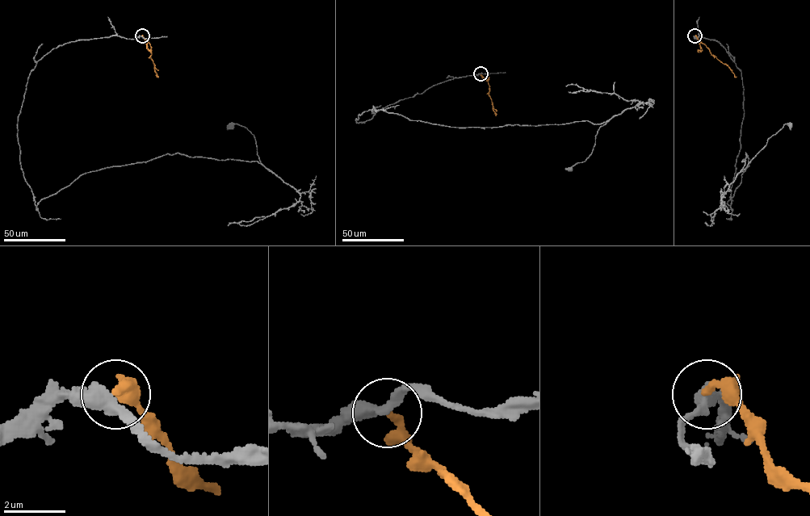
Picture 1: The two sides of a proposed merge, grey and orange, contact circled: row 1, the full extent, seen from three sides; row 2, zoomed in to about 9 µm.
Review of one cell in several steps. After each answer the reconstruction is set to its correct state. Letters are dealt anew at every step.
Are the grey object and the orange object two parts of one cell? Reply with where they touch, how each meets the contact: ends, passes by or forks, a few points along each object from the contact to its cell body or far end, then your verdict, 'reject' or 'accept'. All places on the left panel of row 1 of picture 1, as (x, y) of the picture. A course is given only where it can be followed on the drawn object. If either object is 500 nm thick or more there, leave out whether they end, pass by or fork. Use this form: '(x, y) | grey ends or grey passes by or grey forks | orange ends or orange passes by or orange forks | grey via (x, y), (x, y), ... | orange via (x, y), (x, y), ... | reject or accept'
(142, 35) | grey passes by | orange ends | grey via (141, 35), (36, 62), (17, 124), (35, 204), (166, 154), (270, 171), (231, 125) | orange via (142, 35), (151, 47), (150, 56), (157, 77) | reject

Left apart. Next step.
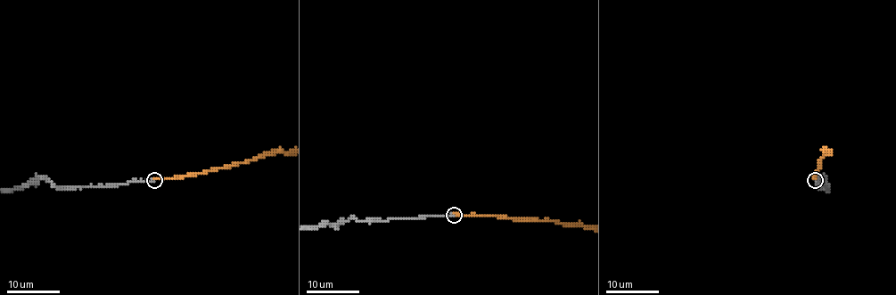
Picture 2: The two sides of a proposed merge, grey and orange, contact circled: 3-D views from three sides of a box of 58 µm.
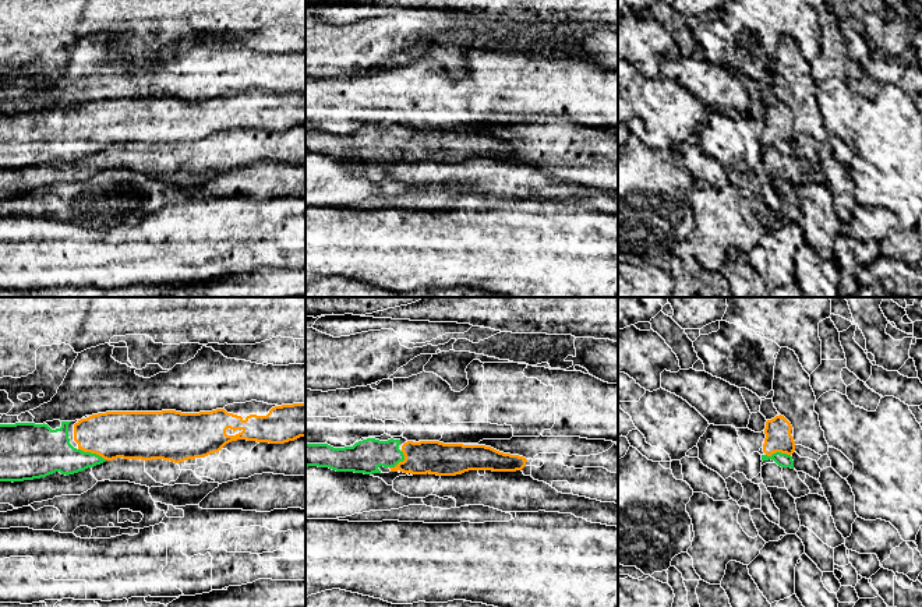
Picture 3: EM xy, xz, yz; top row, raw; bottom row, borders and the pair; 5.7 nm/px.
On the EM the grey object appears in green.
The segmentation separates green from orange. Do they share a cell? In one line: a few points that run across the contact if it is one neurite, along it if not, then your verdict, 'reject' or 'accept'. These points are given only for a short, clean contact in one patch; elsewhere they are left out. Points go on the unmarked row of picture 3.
line xy (49, 138), (55, 141), (92, 141), (113, 122); accept

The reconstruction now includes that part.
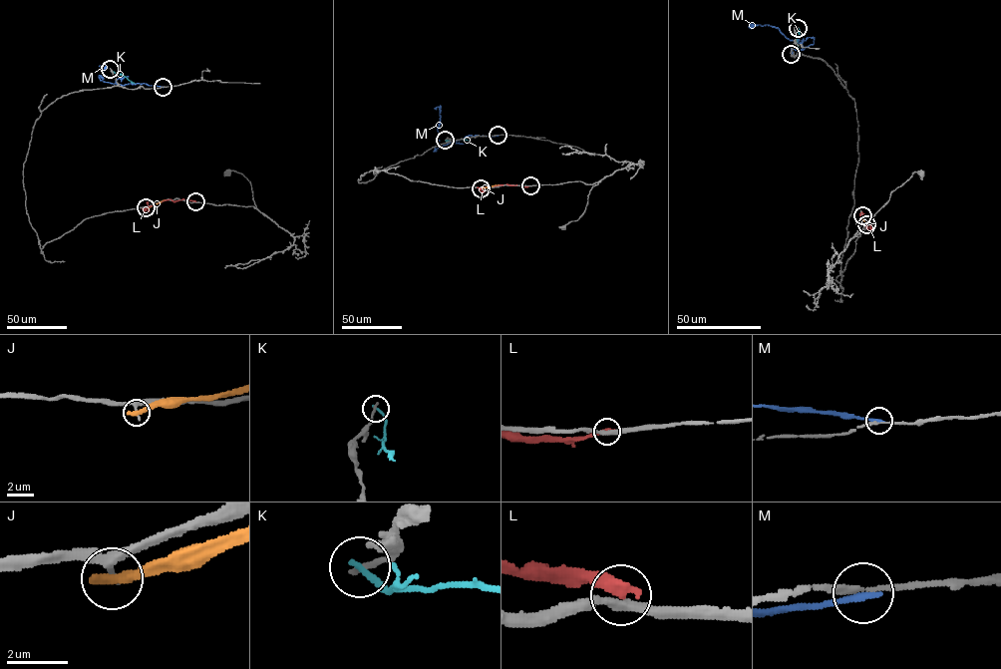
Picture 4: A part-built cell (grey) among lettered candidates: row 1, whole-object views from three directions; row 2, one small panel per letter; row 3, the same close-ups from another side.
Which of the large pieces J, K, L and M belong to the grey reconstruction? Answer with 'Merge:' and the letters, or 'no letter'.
Merge: no letter

